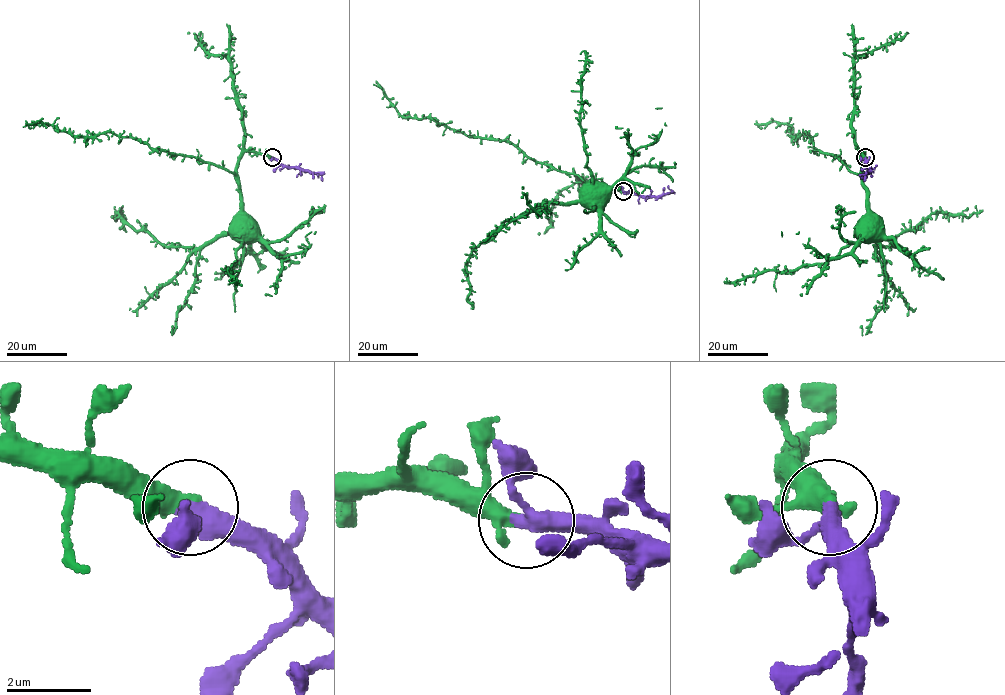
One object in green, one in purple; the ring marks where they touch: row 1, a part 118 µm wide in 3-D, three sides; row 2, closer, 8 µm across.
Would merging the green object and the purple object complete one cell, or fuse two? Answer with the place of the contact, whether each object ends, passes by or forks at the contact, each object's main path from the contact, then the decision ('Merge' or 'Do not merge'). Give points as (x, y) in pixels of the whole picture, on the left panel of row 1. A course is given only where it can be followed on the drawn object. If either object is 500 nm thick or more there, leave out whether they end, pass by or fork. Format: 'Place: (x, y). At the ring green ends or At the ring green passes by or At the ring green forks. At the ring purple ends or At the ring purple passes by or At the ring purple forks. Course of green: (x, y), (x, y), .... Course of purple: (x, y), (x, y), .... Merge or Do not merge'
Place: (272, 157). At the ring green ends. At the ring purple passes by. Course of green: (272, 157), (252, 152), (243, 153), (236, 170), (240, 192), (238, 219). Course of purple: (272, 157), (289, 166), (317, 175). Merge

